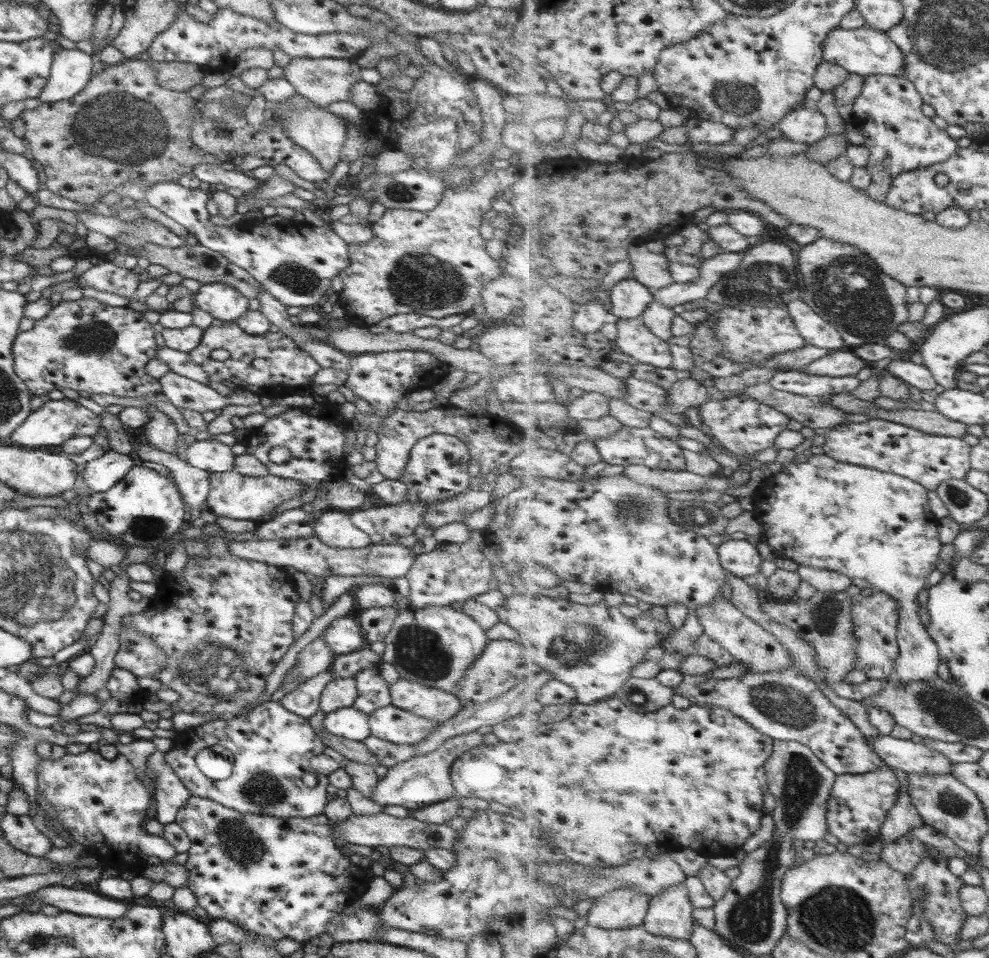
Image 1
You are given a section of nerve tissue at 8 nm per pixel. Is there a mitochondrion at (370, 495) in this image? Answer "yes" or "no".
no

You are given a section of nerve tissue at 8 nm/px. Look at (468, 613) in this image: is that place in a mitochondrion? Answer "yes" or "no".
no

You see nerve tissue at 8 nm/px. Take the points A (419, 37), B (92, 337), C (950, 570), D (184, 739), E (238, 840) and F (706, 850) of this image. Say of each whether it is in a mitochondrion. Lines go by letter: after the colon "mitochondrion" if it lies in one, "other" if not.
A: other
B: mitochondrion
C: other
D: other
E: mitochondrion
F: other

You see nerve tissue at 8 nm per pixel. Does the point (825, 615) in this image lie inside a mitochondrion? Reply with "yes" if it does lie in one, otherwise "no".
yes

